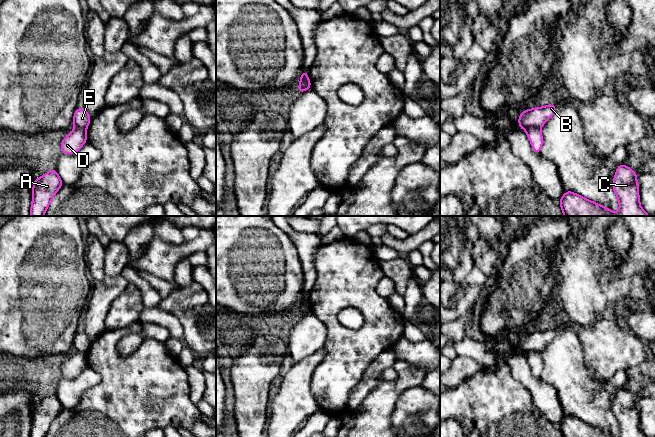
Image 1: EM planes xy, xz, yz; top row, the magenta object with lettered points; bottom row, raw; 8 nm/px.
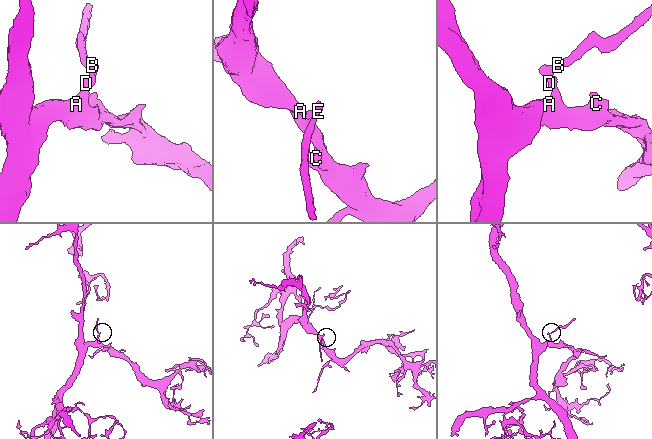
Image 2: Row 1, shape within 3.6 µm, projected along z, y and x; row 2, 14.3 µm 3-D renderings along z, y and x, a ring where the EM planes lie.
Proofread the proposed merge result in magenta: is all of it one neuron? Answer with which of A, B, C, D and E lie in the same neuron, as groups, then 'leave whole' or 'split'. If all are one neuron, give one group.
groups A C D / B E; split

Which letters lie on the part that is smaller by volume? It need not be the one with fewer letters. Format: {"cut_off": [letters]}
{"cut_off": ["B", "E"]}

